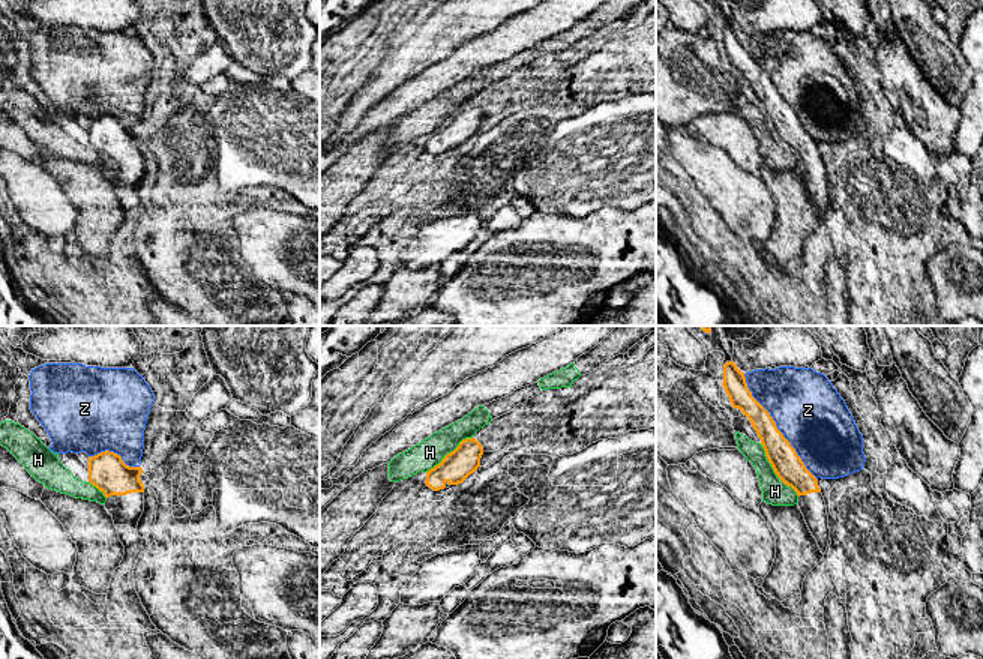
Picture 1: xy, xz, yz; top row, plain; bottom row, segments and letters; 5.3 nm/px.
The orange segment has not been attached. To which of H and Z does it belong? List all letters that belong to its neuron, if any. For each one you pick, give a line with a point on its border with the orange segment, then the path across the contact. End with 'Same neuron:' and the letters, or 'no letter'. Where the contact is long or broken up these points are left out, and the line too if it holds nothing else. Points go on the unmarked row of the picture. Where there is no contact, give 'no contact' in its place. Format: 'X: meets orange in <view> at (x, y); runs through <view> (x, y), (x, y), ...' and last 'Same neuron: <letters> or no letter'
Same neuron: no letter

